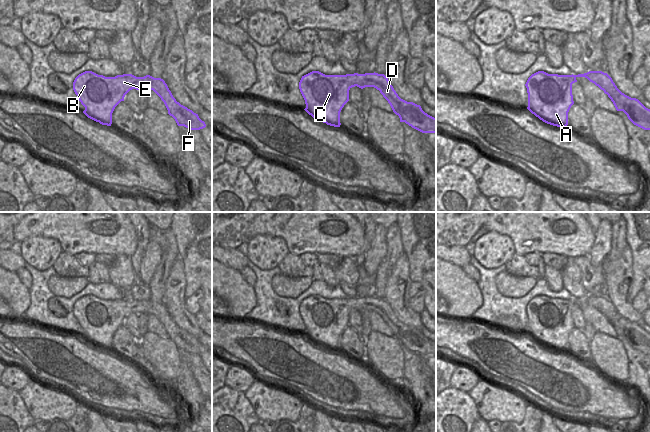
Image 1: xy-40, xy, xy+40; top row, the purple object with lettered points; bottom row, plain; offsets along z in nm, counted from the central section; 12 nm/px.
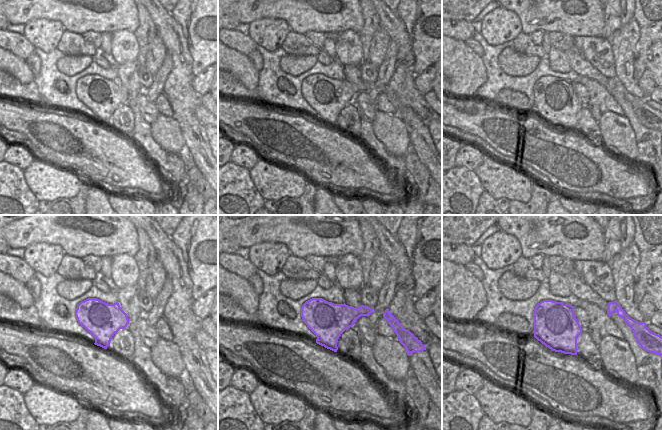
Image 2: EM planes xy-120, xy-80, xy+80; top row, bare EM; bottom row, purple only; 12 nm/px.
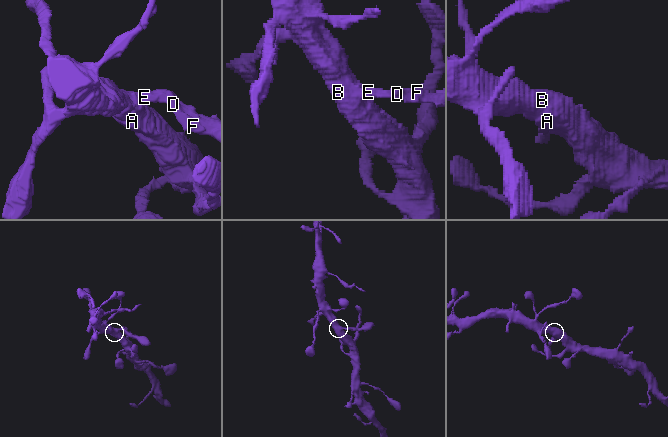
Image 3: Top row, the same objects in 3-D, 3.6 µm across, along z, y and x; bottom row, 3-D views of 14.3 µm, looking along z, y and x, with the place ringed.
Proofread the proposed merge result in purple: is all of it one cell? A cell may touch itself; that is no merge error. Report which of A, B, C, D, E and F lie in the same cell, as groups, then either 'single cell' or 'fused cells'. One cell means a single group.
A B C D E F | single cell

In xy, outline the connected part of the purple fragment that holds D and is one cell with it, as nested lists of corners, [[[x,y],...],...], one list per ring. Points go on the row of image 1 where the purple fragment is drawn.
[[[312,71],[302,76],[300,92],[305,100],[304,109],[309,115],[327,125],[340,127],[340,112],[349,101],[352,87],[374,87],[390,104],[393,112],[422,133],[436,133],[436,118],[425,113],[420,105],[401,99],[384,74],[325,75]]]

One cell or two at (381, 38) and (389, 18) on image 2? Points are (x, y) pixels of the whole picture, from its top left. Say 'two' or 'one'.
two

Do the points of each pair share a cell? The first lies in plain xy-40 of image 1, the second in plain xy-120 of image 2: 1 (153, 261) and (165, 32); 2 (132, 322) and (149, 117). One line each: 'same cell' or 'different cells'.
1: different cells
2: same cell

